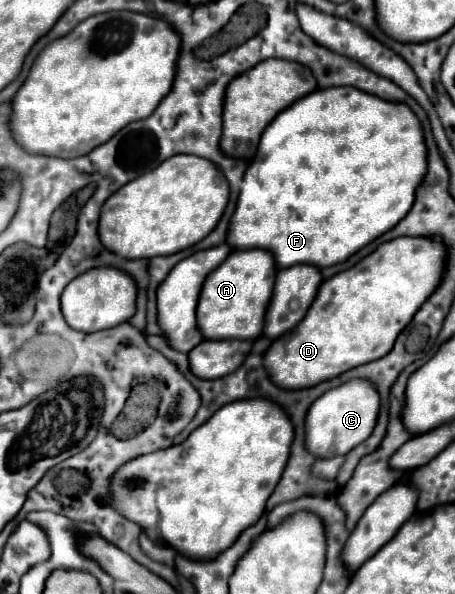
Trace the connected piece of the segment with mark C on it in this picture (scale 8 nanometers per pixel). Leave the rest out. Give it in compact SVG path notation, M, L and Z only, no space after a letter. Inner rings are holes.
M348 380L336 388L330 388L308 410L306 448L318 458L348 454L354 446L358 446L372 434L378 420L378 412L380 412L380 394L376 392L376 388L372 388L372 384L368 384L368 380Z

